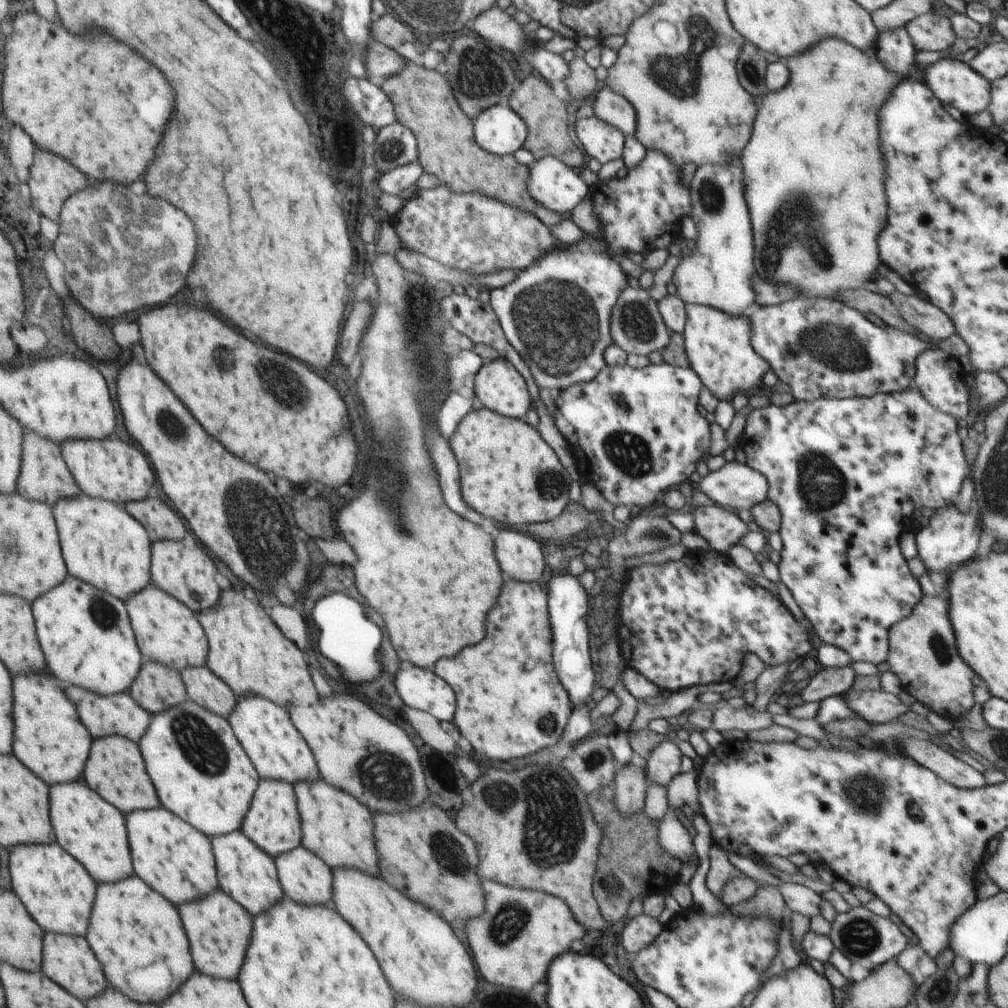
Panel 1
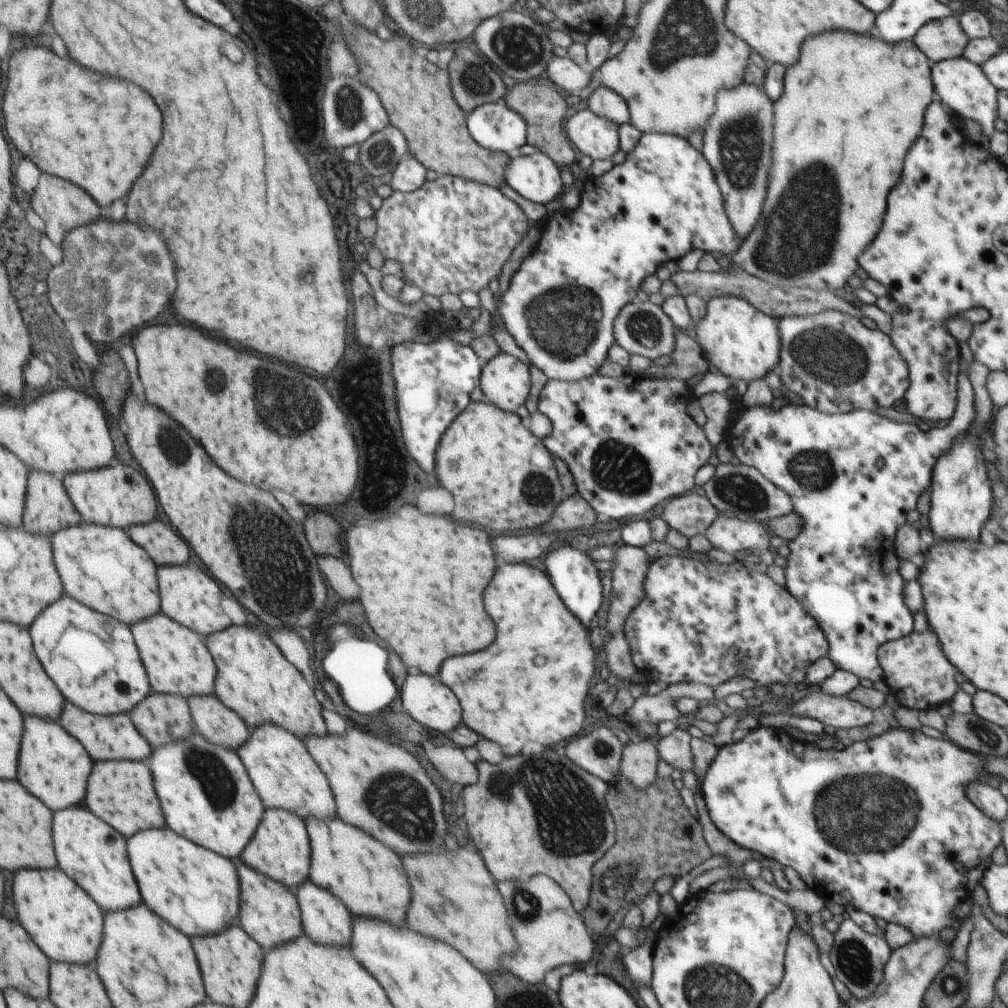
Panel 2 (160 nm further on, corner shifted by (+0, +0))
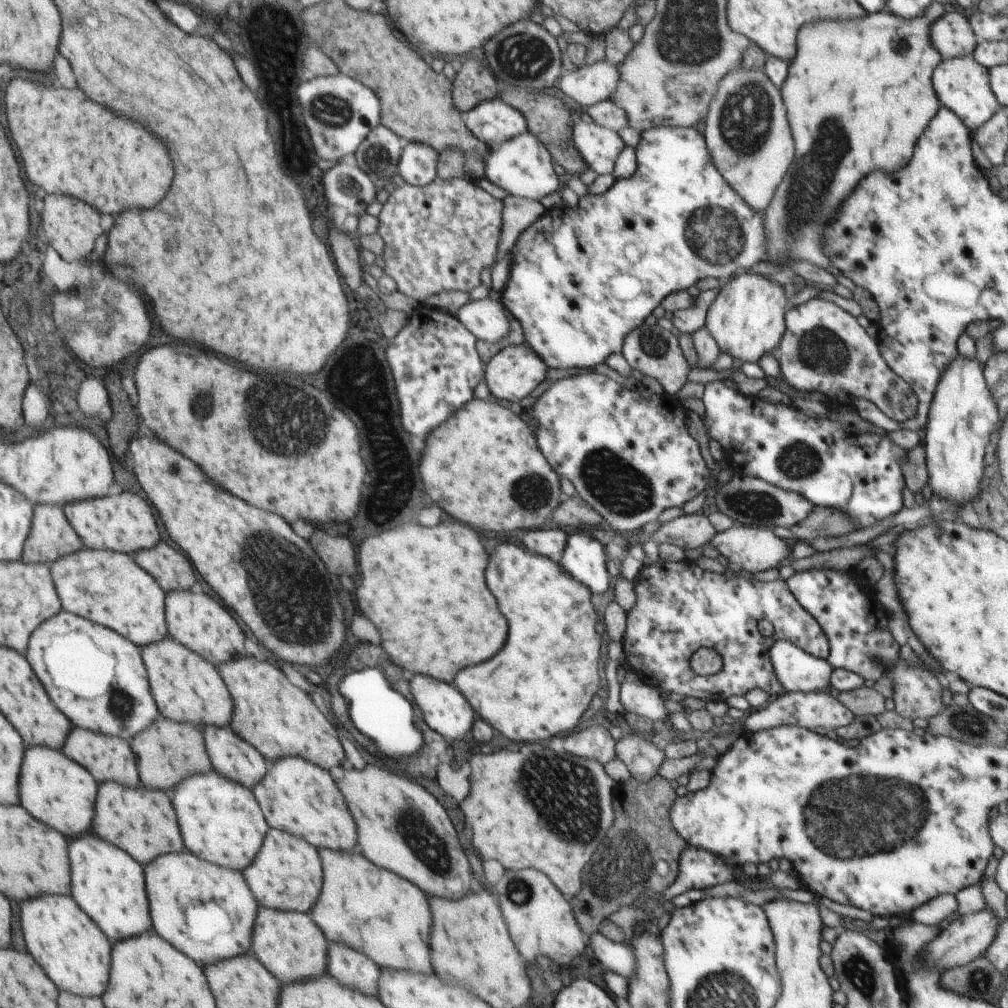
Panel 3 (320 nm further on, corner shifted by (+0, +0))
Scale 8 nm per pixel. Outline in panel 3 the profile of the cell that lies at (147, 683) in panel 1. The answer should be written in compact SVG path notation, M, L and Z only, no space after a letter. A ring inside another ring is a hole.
M161 714L150 727L132 739L130 745L138 758L140 784L154 791L171 795L184 779L192 775L205 775L213 768L202 730L188 723L174 723L164 719Z

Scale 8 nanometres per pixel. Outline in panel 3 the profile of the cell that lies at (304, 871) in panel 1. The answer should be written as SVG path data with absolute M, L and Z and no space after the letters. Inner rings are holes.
M330 943L328 951L328 972L340 980L340 984L358 990L366 996L378 996L378 966L372 964L366 956L358 954L353 948L344 948L340 944Z

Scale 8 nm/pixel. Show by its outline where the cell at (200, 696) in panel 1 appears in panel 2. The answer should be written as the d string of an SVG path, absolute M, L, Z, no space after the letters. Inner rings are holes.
M214 695L189 697L186 700L194 726L205 740L238 754L251 735L250 728L240 716L226 708Z

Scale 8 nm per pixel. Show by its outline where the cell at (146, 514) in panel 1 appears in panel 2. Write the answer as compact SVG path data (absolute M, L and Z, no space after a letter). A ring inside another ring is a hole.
M161 521L154 524L139 525L138 527L129 527L126 533L136 544L139 544L155 561L157 567L165 567L170 565L186 565L190 560L189 546L184 542L183 538L169 524L164 525Z

